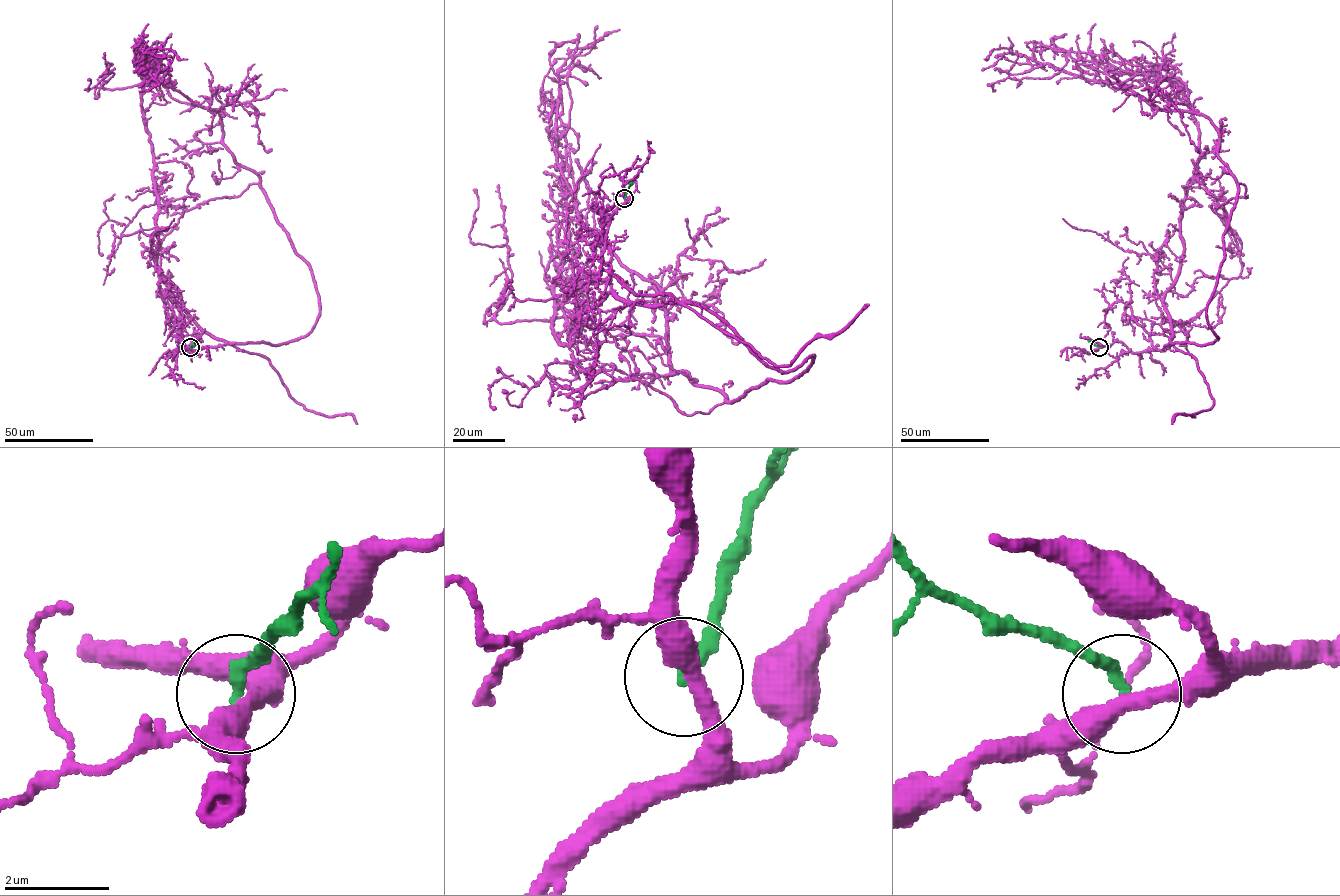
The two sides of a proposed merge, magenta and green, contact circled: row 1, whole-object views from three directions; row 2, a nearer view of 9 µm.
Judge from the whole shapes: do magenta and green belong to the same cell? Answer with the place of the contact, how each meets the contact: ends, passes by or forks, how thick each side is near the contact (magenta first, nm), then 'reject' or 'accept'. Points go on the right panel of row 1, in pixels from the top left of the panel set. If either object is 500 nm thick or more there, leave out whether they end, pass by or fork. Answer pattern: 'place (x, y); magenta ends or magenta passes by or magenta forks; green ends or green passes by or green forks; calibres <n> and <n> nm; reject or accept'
place (1099, 347); magenta passes by; green ends; calibres 360 and 240 nm; reject

